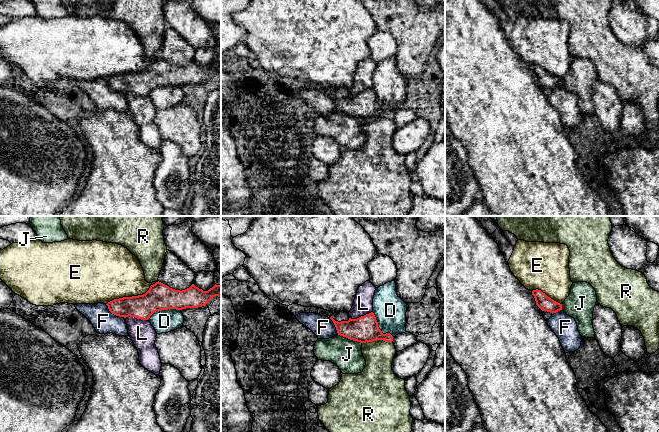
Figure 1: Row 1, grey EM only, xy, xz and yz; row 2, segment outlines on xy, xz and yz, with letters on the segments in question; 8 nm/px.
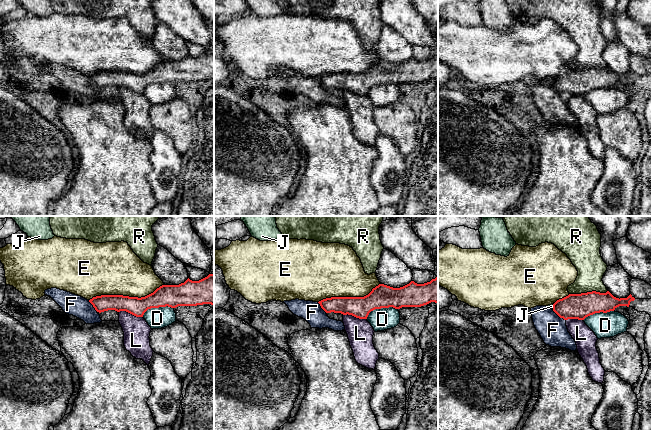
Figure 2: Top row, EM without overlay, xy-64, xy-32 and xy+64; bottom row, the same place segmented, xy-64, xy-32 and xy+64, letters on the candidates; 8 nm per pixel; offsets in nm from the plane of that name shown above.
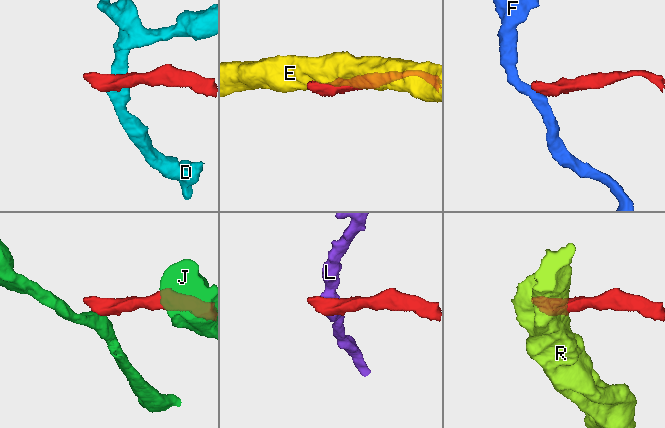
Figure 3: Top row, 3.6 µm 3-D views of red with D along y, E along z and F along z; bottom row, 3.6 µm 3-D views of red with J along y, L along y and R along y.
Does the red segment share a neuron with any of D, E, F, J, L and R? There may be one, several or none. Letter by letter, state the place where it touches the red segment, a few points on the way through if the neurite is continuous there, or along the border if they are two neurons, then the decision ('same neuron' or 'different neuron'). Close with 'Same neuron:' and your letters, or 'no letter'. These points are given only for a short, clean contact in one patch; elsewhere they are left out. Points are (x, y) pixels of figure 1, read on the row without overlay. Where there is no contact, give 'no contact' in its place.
D: meets red in xy at (163, 85); border along xy (180, 85), (156, 86), (147, 95); different neuron
E: meets red in xy at (132, 72); different neuron
F: meets red in xy at (112, 89); border along xy (105, 80), (112, 89), (121, 93); different neuron
J: meets red in xz at (350, 115); border along xz (338, 110), (361, 119); different neuron
L: meets red in xy at (136, 93); border along xy (125, 93), (132, 92), (147, 96); different neuron
R: meets red in xz at (376, 115); border along xz (391, 117), (372, 116), (362, 119); different neuron
Same neuron: no letter

